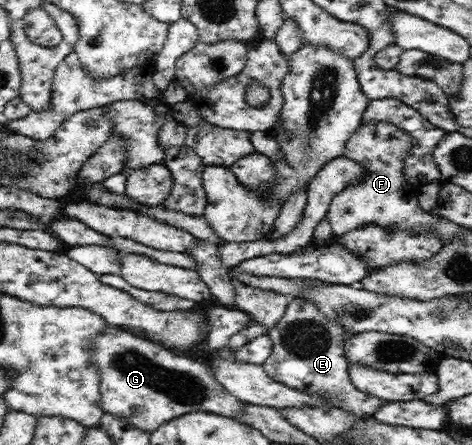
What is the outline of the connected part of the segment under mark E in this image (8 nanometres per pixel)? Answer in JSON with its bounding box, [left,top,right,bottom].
[262,297,391,419]

